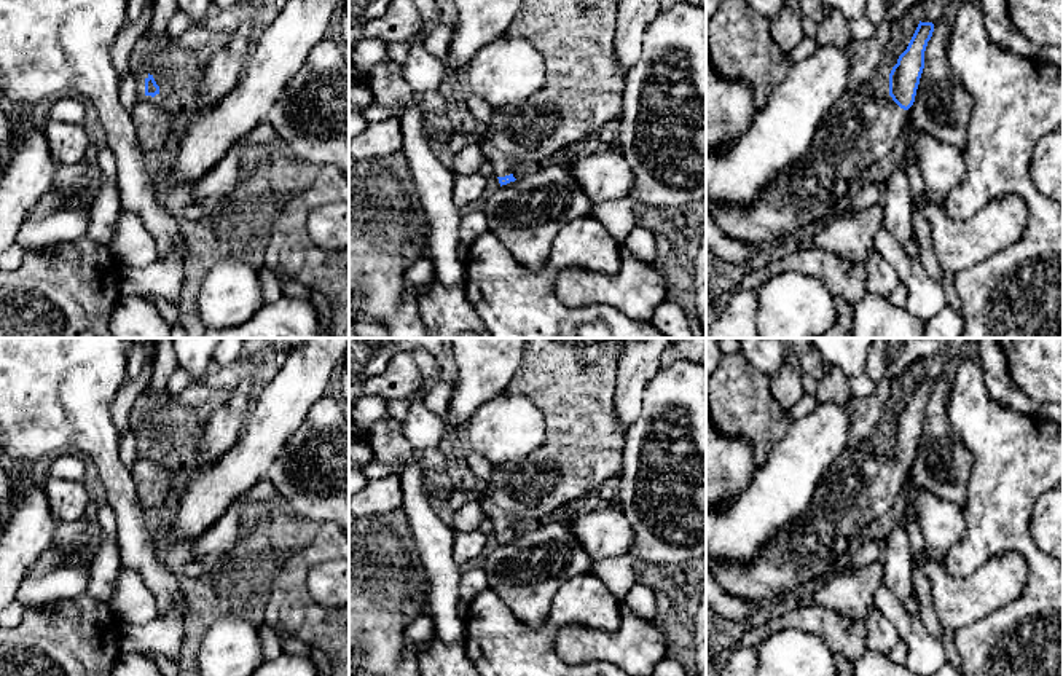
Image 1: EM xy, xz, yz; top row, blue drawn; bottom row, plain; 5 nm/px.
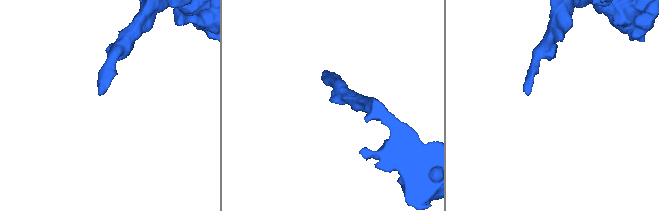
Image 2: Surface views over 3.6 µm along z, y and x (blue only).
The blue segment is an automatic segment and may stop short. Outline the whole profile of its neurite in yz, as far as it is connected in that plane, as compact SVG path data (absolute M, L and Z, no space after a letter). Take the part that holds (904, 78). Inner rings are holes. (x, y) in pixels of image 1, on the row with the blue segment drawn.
M932 22L918 24L907 49L889 73L889 91L846 91L821 121L806 153L781 172L747 207L717 204L708 207L722 233L741 242L770 246L790 234L811 231L824 222L853 183L881 158L899 150L907 110L913 105L924 69L924 51L934 32Z

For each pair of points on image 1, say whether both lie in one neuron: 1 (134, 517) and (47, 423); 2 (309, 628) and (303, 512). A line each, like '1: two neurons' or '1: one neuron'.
1: one neuron
2: two neurons

